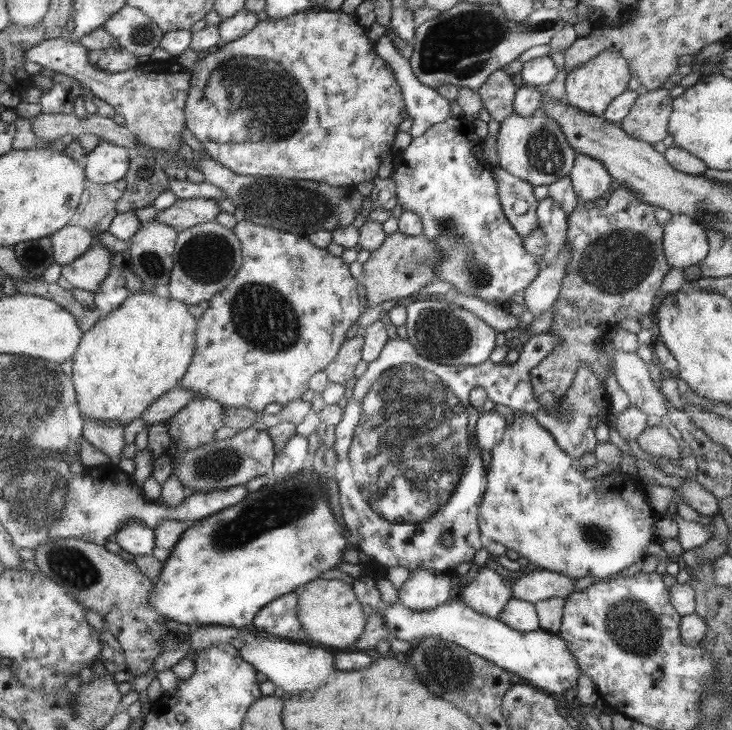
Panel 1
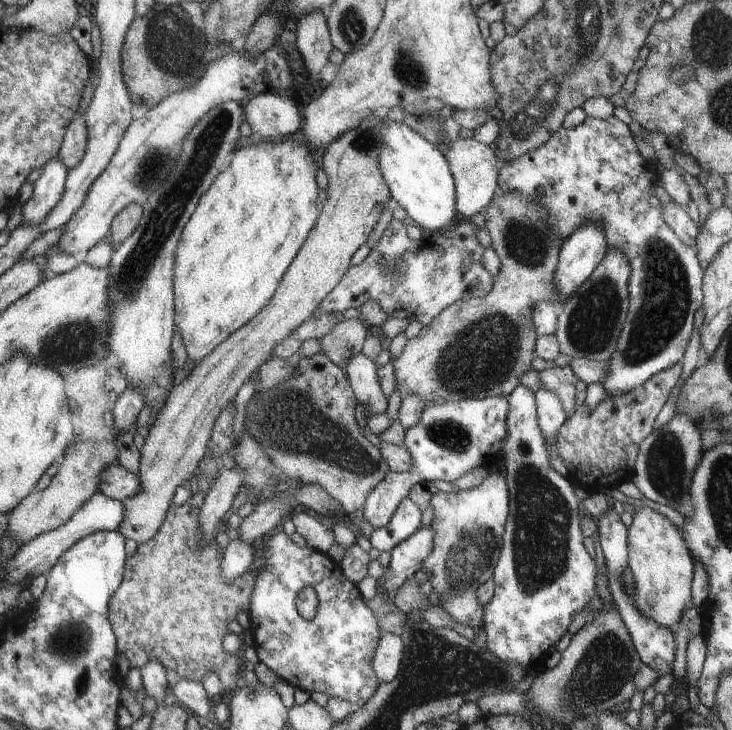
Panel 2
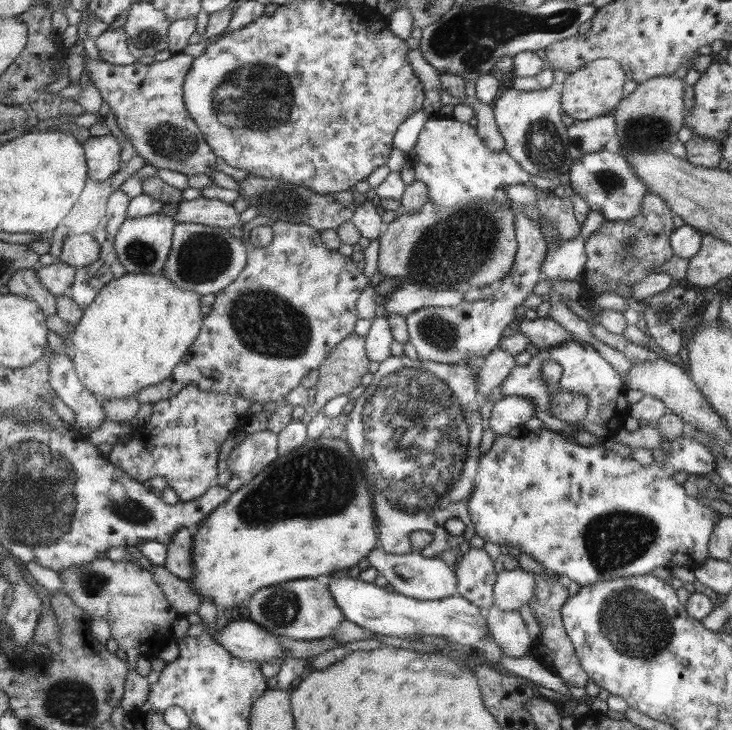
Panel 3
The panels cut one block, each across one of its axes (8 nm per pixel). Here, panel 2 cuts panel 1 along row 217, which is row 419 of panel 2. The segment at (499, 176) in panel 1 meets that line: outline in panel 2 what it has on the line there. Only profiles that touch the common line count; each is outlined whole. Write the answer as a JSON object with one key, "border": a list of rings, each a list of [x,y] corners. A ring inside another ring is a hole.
{"border":[[[521,384],[509,394],[509,412],[505,414],[505,440],[501,442],[501,460],[505,464],[505,482],[509,482],[509,518],[505,524],[501,556],[493,566],[493,596],[483,606],[481,630],[485,632],[485,650],[503,664],[533,666],[551,654],[551,648],[567,630],[571,616],[577,614],[595,588],[595,564],[587,556],[579,532],[579,502],[571,482],[549,466],[545,440],[535,418],[535,394]]]}

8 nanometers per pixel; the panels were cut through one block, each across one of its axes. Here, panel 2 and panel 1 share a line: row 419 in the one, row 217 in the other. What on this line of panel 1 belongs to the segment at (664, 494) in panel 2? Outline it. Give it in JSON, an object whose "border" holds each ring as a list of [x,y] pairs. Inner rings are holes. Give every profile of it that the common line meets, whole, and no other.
{"border":[[[671,216],[663,228],[663,252],[673,270],[699,264],[709,254],[709,238],[687,216]]]}

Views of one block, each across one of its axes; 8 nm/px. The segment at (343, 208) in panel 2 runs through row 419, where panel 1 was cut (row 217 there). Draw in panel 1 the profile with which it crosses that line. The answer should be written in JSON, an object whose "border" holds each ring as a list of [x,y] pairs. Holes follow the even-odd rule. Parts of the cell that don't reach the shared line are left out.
{"border":[[[193,198],[193,200],[177,200],[169,210],[159,212],[155,220],[165,226],[173,226],[173,230],[185,232],[185,230],[191,230],[193,226],[217,222],[219,214],[221,214],[221,208],[215,200]]]}

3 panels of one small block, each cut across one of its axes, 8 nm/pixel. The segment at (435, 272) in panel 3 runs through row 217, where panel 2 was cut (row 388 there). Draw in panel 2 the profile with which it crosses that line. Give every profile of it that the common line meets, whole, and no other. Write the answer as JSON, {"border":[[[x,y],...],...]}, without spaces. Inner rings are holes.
{"border":[[[497,190],[493,202],[485,206],[481,212],[491,240],[491,250],[499,258],[501,266],[493,276],[493,288],[481,298],[463,298],[457,304],[449,304],[441,316],[437,316],[431,324],[423,326],[419,334],[407,340],[405,350],[393,360],[397,388],[401,396],[405,392],[413,392],[421,396],[425,402],[433,400],[459,400],[459,398],[485,398],[485,396],[509,396],[519,386],[519,376],[533,370],[537,364],[533,356],[533,348],[537,344],[537,334],[533,332],[535,306],[547,302],[551,306],[561,304],[561,294],[555,288],[555,272],[557,260],[561,256],[563,238],[553,230],[549,222],[547,208],[539,202],[539,198],[523,196],[515,190]]]}

